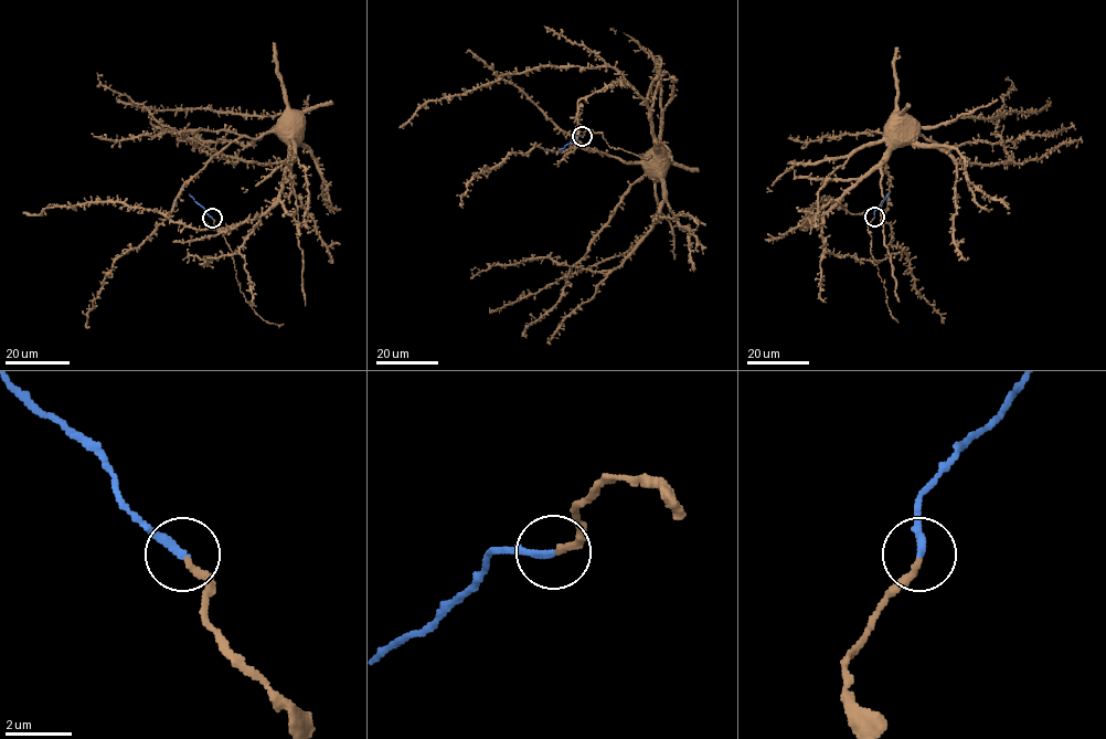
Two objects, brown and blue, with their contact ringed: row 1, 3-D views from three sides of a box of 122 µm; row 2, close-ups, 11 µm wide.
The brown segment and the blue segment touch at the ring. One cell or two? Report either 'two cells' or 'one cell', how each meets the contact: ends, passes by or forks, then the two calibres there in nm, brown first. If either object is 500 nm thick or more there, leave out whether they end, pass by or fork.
one cell; brown ends; blue ends; calibres 200 and 240 nm

